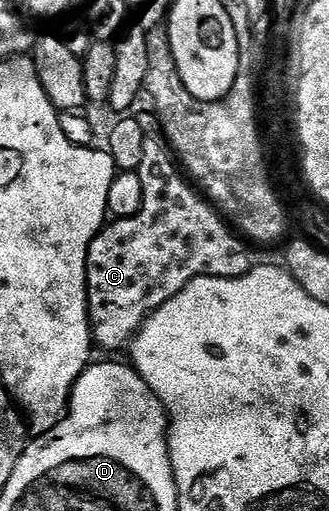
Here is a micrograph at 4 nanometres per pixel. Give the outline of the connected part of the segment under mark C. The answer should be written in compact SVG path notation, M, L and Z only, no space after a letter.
M148 138L145 142L145 155L141 158L138 171L143 191L141 210L124 220L112 219L95 235L87 251L87 317L91 323L91 339L98 347L100 344L111 352L118 348L126 349L143 329L143 323L151 317L152 312L181 294L181 290L185 290L191 280L199 276L241 278L253 267L251 256L247 253L248 245L228 227L224 217L188 183L164 141L159 140Z

